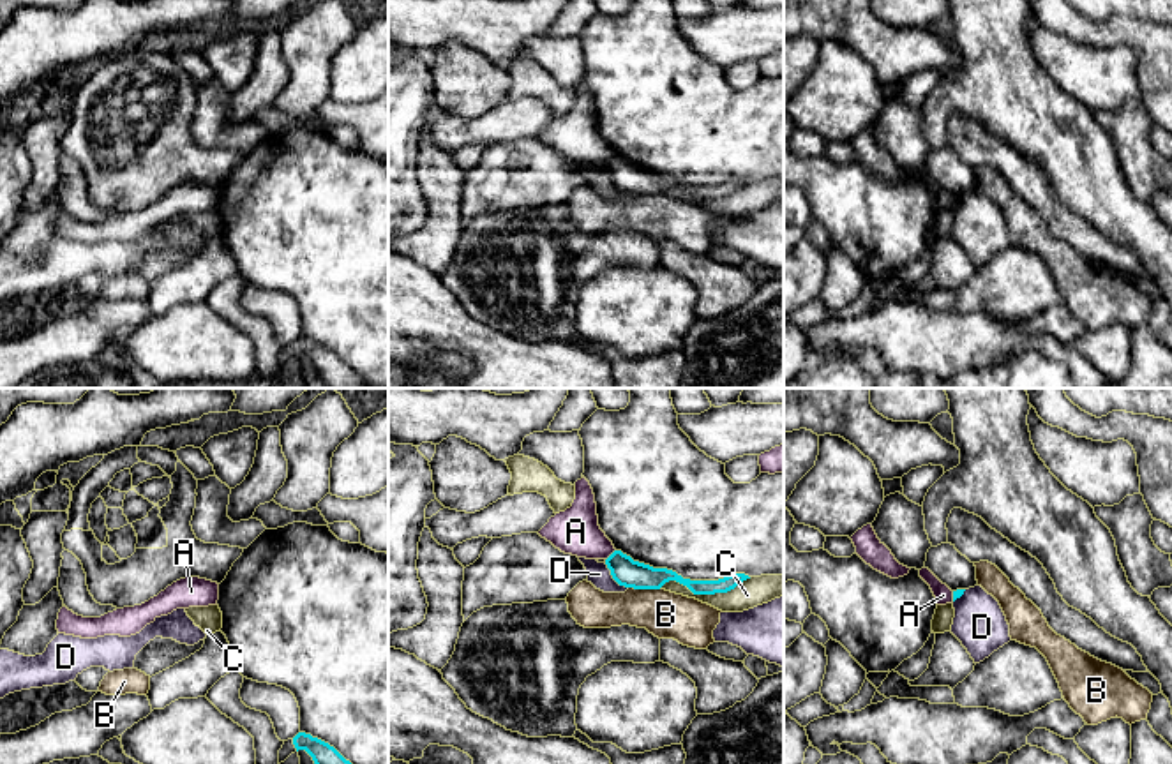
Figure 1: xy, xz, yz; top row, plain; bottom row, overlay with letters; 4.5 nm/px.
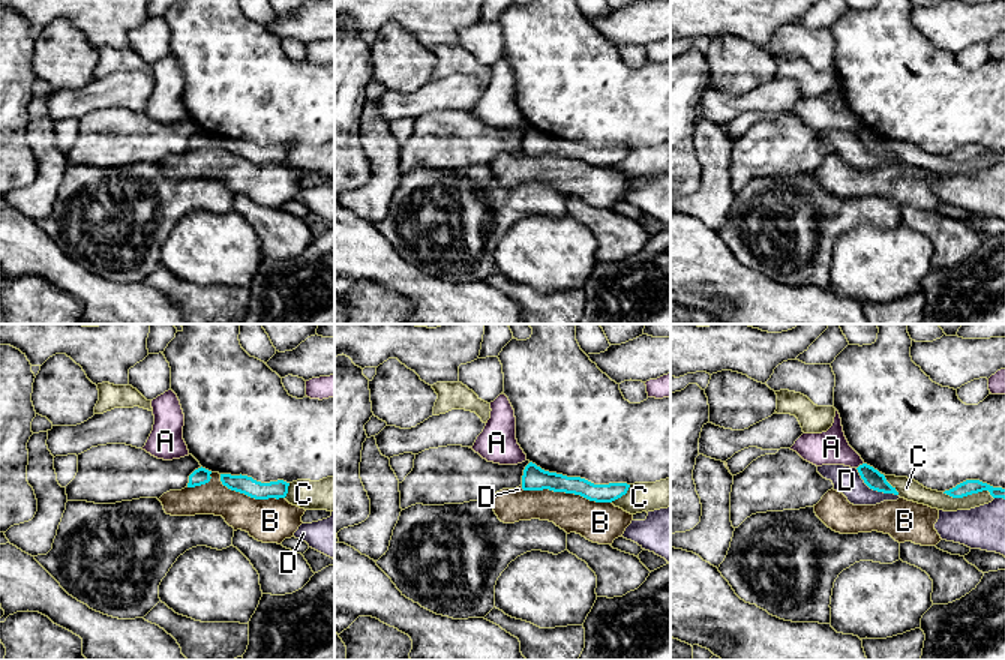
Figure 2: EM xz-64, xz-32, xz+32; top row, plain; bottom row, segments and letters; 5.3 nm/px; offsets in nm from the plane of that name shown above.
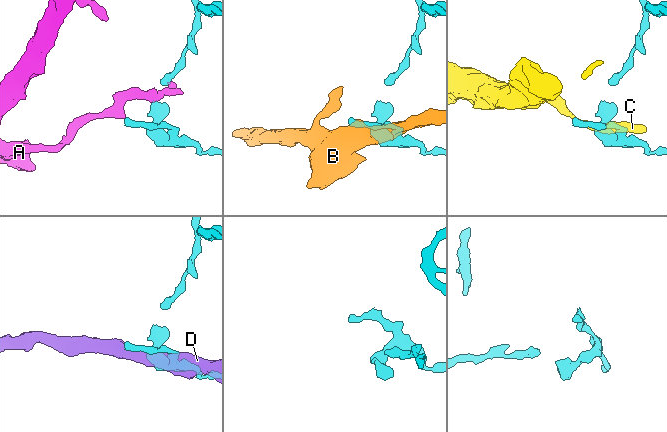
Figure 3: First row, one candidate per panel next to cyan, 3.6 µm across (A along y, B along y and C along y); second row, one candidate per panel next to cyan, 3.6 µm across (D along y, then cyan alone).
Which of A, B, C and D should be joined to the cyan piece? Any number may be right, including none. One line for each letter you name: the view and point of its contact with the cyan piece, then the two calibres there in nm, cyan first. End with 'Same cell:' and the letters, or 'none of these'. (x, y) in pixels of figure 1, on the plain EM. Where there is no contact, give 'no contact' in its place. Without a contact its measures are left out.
Same cell: none of these

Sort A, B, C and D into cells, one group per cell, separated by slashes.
A / B / C / D

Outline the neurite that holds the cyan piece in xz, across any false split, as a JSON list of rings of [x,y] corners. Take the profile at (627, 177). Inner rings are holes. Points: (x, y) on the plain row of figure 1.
[[[614,155],[605,164],[607,173],[611,175],[612,184],[625,192],[634,194],[660,194],[665,187],[676,185],[687,191],[694,199],[715,199],[727,198],[734,194],[740,187],[750,184],[745,178],[727,180],[718,185],[690,185],[683,184],[672,175],[653,173],[650,169],[634,166],[630,161],[621,155]]]

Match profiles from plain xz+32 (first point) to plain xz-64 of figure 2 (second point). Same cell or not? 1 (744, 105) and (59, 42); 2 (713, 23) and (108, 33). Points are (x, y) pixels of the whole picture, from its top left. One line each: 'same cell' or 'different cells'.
1: different cells
2: same cell

